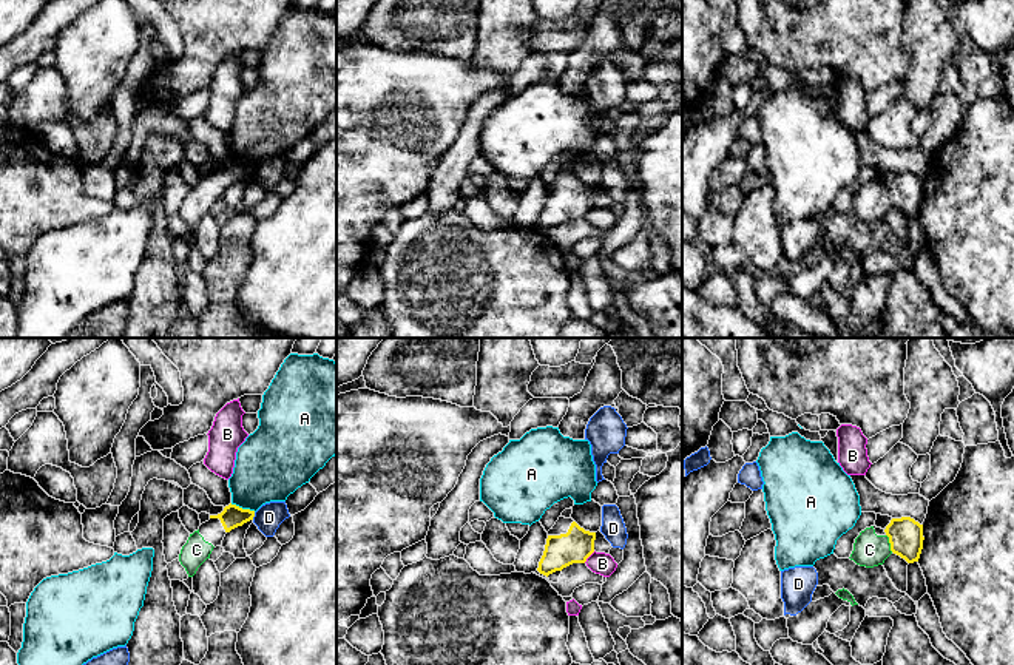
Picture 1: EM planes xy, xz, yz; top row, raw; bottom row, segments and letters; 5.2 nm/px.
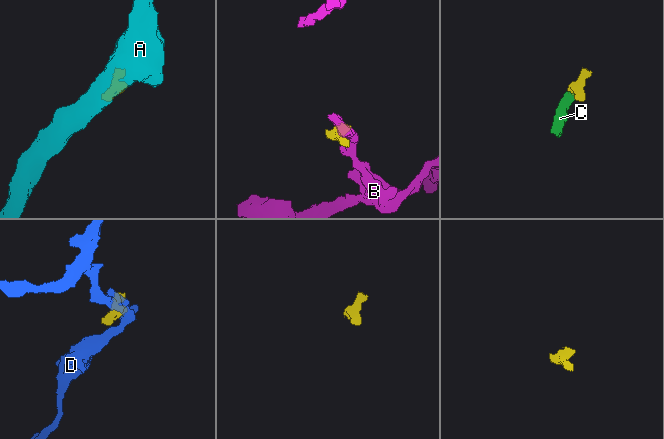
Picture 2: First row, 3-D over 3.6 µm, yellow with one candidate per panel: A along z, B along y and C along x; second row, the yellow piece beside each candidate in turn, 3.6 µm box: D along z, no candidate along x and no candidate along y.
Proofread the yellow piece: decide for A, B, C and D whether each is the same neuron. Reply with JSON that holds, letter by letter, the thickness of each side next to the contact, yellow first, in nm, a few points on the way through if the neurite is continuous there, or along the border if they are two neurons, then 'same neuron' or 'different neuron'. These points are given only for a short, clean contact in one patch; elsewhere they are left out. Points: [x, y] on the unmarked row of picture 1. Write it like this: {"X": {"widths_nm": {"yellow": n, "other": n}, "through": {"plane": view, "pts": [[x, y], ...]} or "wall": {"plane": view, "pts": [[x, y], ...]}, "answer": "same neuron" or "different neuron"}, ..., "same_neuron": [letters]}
{"A": {"widths_nm": {"yellow": 120, "other": 340}, "wall": {"plane": "xy", "pts": [[230, 158], [255, 165]]}, "answer": "different neuron"}, "B": {"widths_nm": {"yellow": 170, "other": 120}, "wall": {"plane": "xz", "pts": [[594, 205], [584, 216]]}, "answer": "different neuron"}, "C": {"widths_nm": {"yellow": 180, "other": 180}, "answer": "same neuron"}, "D": {"widths_nm": {"yellow": 120, "other": 140}, "wall": {"plane": "xy", "pts": [[255, 167], [252, 173]]}, "answer": "different neuron"}, "same_neuron": ["C"]}

